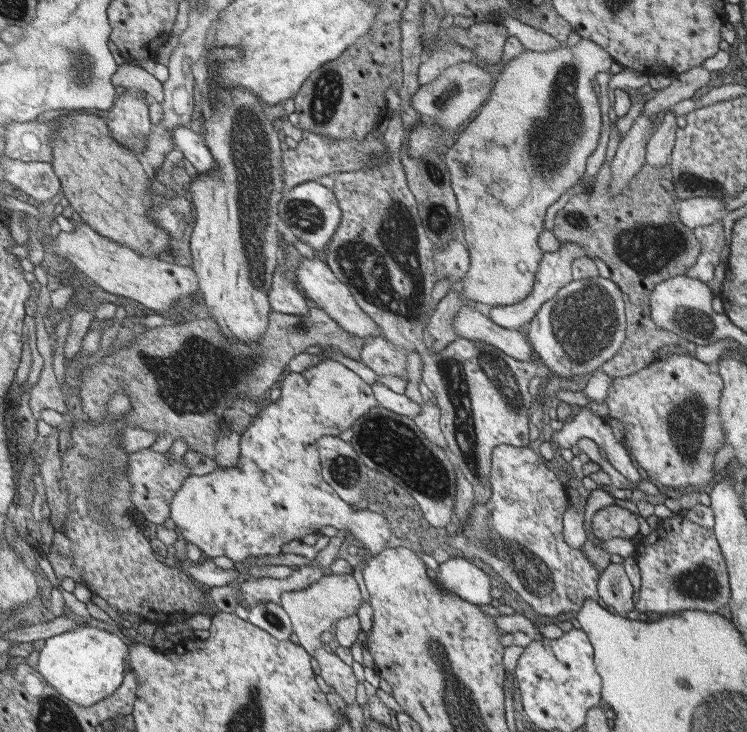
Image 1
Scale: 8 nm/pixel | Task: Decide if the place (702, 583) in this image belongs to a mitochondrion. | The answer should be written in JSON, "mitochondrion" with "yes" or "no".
{"mitochondrion":"yes"}

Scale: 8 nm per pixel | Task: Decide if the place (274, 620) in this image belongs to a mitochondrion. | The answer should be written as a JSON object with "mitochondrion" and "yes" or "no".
{"mitochondrion":"yes"}

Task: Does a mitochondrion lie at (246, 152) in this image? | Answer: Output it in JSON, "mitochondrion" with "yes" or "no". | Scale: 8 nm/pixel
{"mitochondrion":"yes"}

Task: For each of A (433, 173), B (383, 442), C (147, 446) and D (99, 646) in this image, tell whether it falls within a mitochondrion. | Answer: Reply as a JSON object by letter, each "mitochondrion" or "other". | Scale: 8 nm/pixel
{"A":"mitochondrion","B":"mitochondrion","C":"other","D":"other"}

